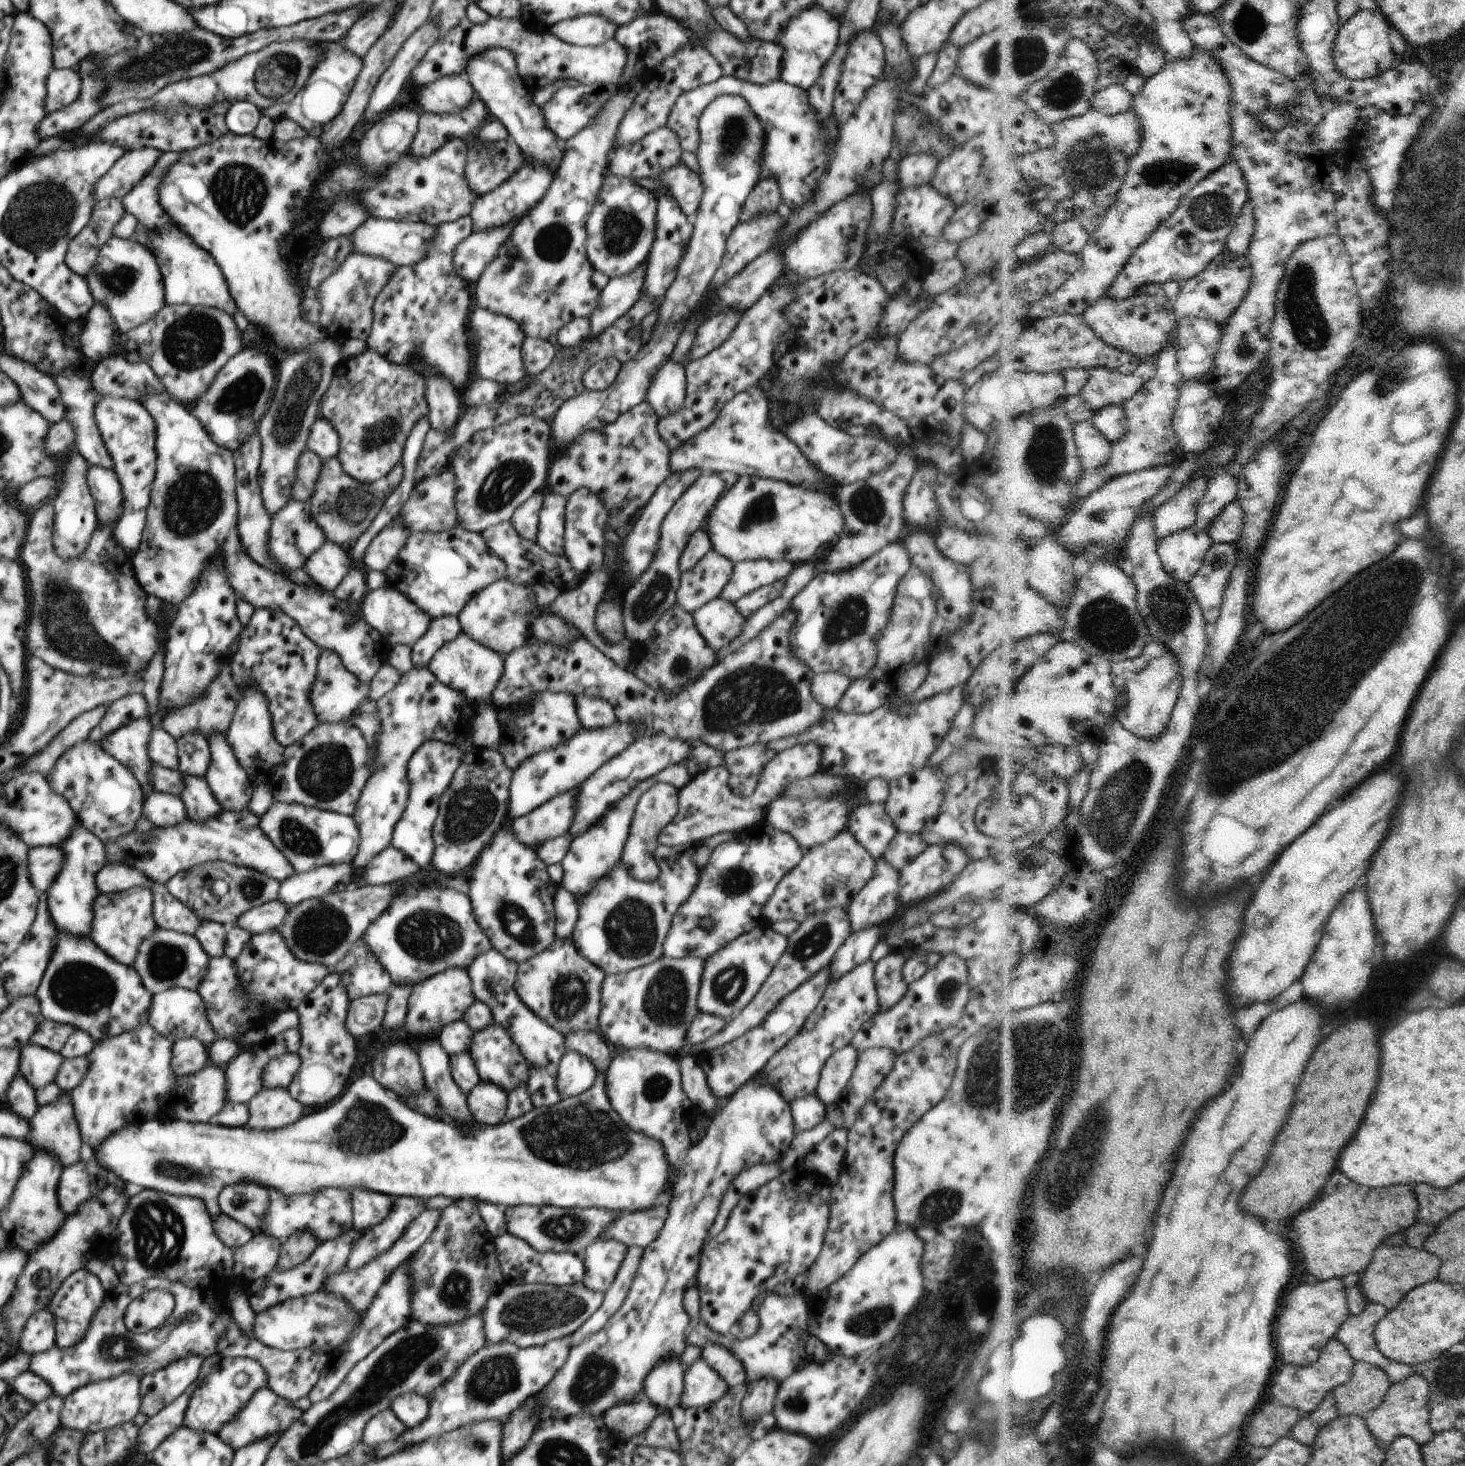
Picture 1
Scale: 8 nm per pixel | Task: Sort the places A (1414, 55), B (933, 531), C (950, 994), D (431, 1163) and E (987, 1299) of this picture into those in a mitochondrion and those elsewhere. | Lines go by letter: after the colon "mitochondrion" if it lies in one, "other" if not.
A: other
B: other
C: mitochondrion
D: other
E: other

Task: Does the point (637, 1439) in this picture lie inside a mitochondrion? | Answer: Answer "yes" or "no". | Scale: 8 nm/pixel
no

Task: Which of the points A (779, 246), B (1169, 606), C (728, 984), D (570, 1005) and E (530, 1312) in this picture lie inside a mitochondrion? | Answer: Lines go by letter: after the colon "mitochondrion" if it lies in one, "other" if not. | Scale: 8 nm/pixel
A: other
B: mitochondrion
C: mitochondrion
D: mitochondrion
E: mitochondrion

